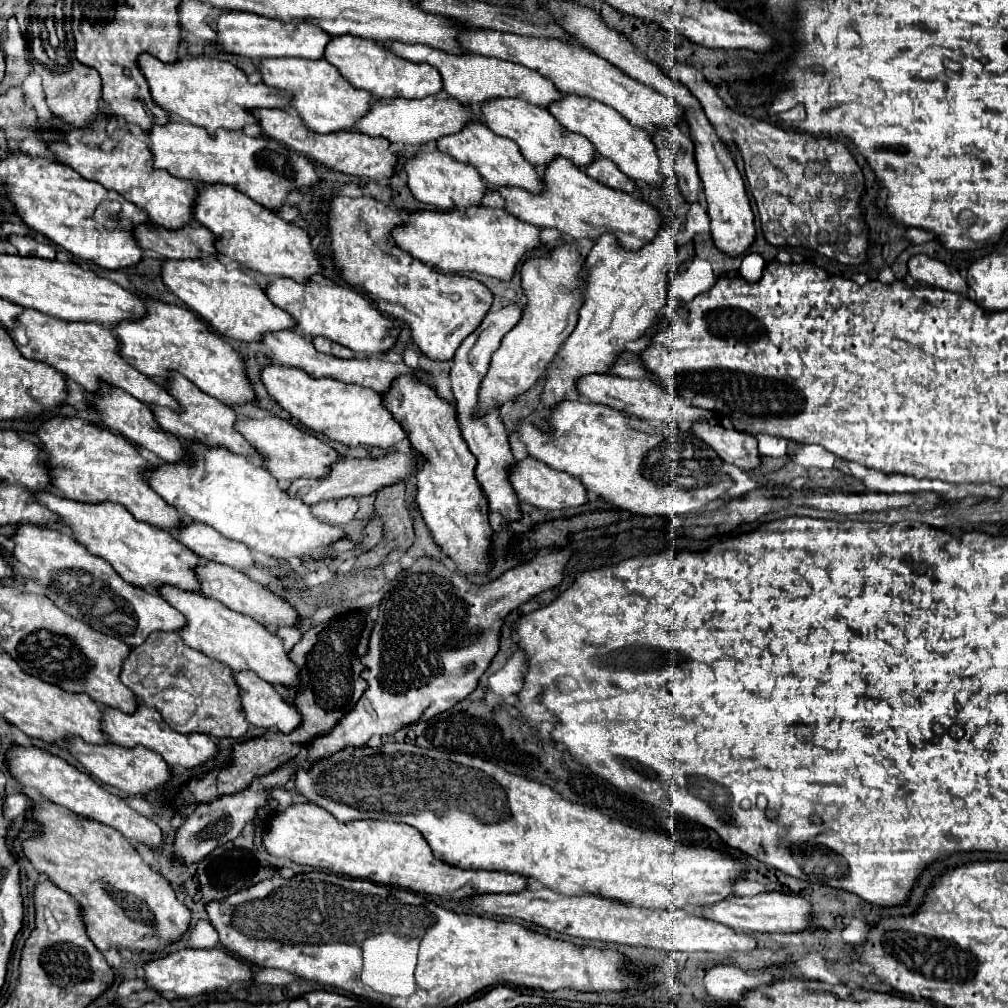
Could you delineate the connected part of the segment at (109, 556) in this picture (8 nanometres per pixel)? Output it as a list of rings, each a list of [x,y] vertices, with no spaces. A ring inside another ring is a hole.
[[[35,491],[33,497],[49,511],[53,511],[61,519],[61,525],[67,527],[89,553],[109,561],[125,581],[137,587],[149,585],[157,589],[161,585],[173,585],[189,591],[199,591],[199,583],[195,579],[195,567],[199,563],[199,557],[183,543],[179,543],[169,531],[135,519],[125,507],[111,501],[81,503],[59,497],[51,491]]]

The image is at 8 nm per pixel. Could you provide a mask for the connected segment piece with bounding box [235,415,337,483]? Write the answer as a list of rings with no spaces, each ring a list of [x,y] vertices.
[[[273,415],[265,417],[247,417],[247,419],[237,419],[235,429],[247,439],[249,445],[253,445],[259,453],[259,457],[265,463],[265,469],[277,479],[291,483],[293,479],[299,477],[321,477],[327,475],[329,465],[337,459],[337,451],[325,443],[321,443],[317,437],[303,433],[301,429],[293,427],[289,421]]]

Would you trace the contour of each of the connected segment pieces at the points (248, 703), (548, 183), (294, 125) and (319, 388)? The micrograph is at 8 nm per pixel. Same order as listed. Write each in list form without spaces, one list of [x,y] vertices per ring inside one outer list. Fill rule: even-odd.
[[[253,671],[233,673],[235,683],[241,691],[241,703],[245,717],[251,725],[271,731],[293,731],[301,719],[295,707],[287,705],[283,697]]]
[[[565,157],[551,159],[545,167],[537,167],[537,173],[541,177],[541,193],[529,193],[521,187],[489,189],[487,193],[499,193],[505,199],[505,211],[517,215],[521,221],[537,227],[555,227],[573,239],[595,239],[601,233],[613,233],[625,249],[639,249],[645,241],[649,243],[661,227],[663,219],[651,205],[635,201],[629,193],[605,187]]]
[[[251,109],[251,115],[257,117],[259,127],[263,135],[277,139],[279,143],[291,147],[293,151],[317,161],[323,167],[355,175],[355,177],[365,177],[371,181],[391,177],[393,167],[397,163],[397,155],[389,151],[389,141],[381,137],[371,137],[359,131],[333,131],[333,133],[315,133],[303,127],[301,119],[297,119],[293,113],[287,113],[283,109]]]
[[[265,365],[261,383],[267,393],[301,425],[349,447],[383,447],[389,449],[405,439],[405,431],[395,417],[383,407],[381,395],[361,385],[345,385],[343,381],[321,377],[313,379],[301,369],[283,365]]]

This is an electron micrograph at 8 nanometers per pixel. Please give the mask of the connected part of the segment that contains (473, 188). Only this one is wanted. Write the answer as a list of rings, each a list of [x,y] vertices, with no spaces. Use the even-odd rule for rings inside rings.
[[[419,149],[411,159],[405,161],[403,171],[407,175],[407,185],[411,193],[435,209],[465,209],[469,205],[479,205],[479,199],[485,195],[487,185],[483,185],[477,169],[469,163],[457,161],[439,149],[423,151]]]

